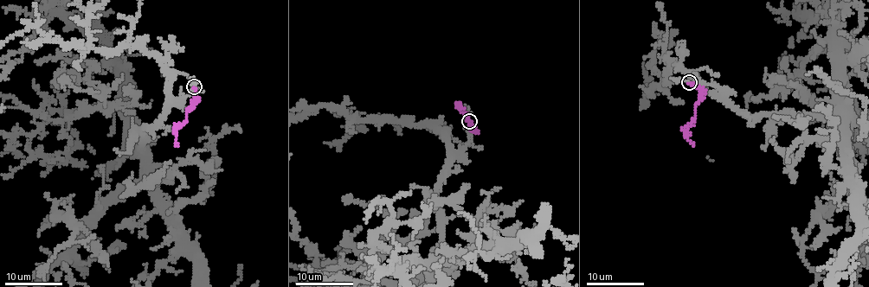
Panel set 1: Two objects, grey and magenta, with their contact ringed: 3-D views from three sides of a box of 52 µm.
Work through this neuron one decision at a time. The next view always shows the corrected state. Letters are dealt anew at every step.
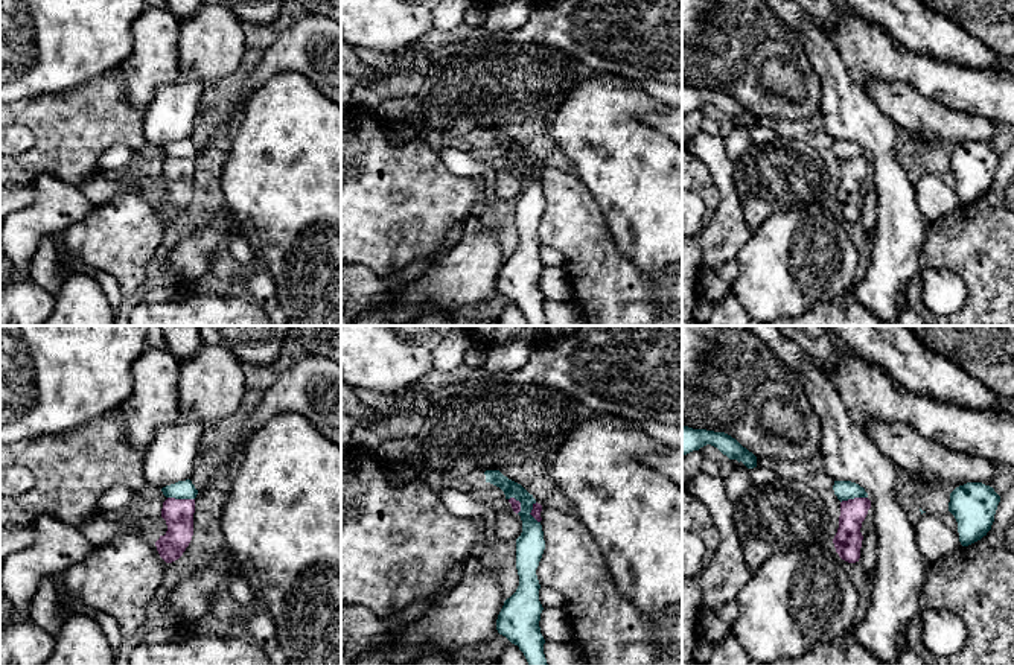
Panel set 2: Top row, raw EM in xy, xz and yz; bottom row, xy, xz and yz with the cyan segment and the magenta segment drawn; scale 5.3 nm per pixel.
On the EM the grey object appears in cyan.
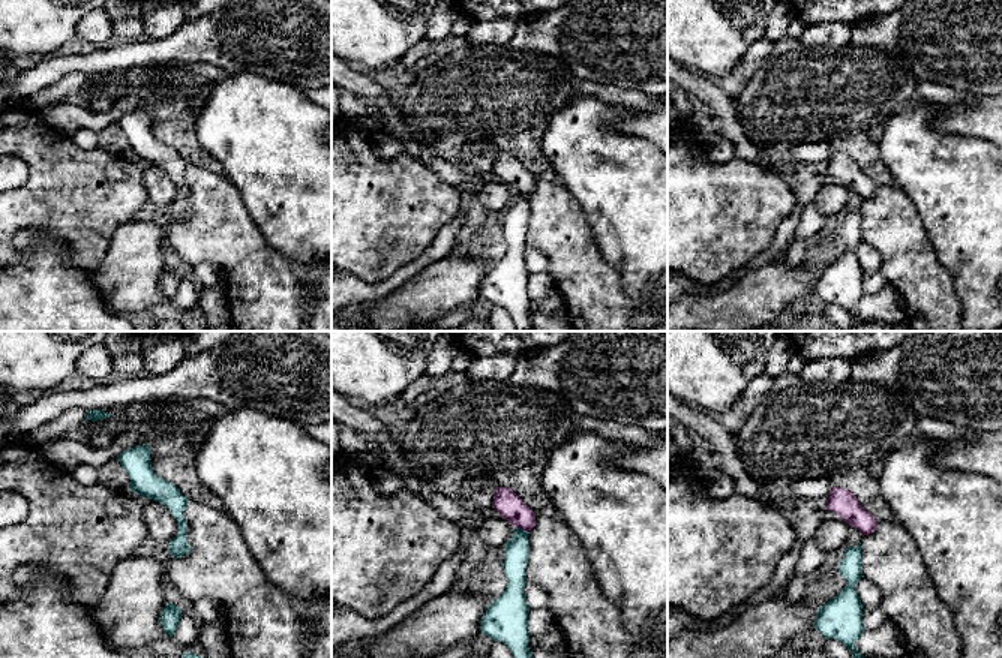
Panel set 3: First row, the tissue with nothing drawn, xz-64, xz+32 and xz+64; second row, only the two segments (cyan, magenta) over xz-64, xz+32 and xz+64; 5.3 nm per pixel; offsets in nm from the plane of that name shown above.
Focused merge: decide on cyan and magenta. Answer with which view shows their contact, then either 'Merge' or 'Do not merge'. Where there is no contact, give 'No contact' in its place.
Touches cyan in xy. Do not merge

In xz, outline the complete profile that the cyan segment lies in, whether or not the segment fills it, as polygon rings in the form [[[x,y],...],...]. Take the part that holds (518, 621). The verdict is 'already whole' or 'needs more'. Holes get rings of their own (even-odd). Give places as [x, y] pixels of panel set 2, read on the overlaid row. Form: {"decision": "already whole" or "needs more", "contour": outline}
{"decision": "already whole", "contour": [[[486,470],[486,482],[499,487],[505,499],[515,498],[521,502],[518,513],[522,520],[522,533],[516,539],[516,569],[519,586],[504,601],[496,619],[496,630],[524,653],[528,665],[548,665],[544,654],[545,639],[539,621],[544,610],[539,601],[539,580],[536,569],[545,549],[544,531],[530,513],[536,499],[521,484],[509,479],[499,470]]]}

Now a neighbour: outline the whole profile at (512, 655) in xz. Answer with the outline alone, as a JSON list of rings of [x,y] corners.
[[[510,644],[505,647],[502,654],[498,657],[498,663],[499,665],[528,665],[524,653],[515,644]]]

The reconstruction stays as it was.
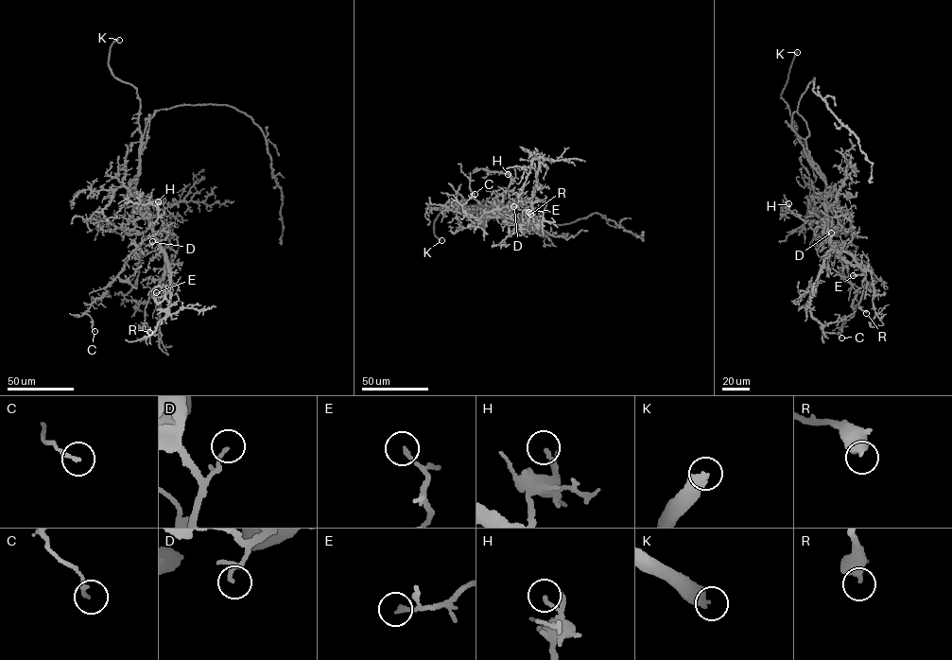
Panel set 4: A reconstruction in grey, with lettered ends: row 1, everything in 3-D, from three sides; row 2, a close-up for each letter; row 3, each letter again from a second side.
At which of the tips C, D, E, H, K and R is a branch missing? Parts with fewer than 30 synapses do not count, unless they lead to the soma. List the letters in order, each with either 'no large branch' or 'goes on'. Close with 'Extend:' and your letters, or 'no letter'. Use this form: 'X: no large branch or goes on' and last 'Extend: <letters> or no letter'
C: no large branch
D: no large branch
E: no large branch
H: no large branch
K: goes on
R: no large branch
Extend: K

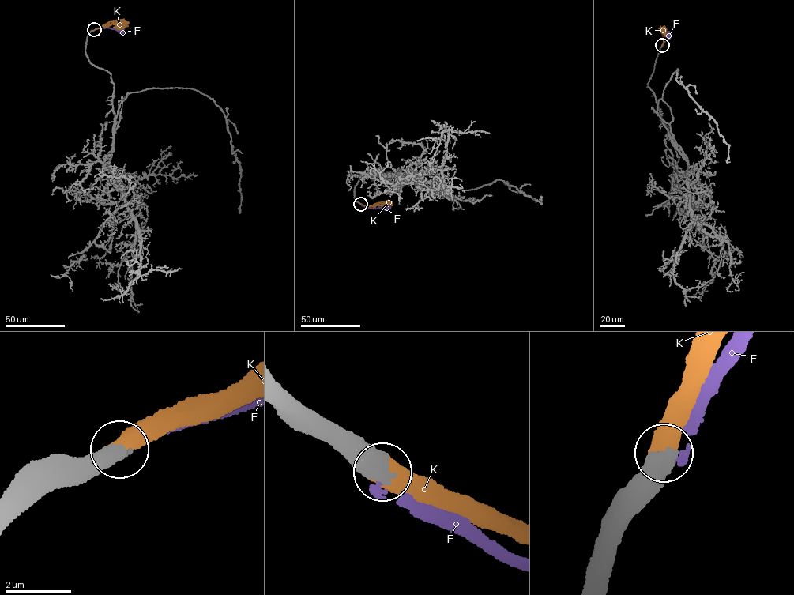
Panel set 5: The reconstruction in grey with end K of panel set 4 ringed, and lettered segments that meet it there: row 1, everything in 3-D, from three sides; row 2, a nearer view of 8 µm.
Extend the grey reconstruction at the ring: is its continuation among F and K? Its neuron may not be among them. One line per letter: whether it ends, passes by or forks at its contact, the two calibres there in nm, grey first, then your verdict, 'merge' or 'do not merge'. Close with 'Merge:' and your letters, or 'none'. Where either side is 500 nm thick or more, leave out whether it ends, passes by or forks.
F: calibres 600 and 180 nm; do not merge
K: calibres 650 and 550 nm; merge
Merge: K

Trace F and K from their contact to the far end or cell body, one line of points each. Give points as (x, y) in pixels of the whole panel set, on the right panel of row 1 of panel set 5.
F: (662, 46), (667, 35)
K: (662, 46), (665, 36), (664, 30)

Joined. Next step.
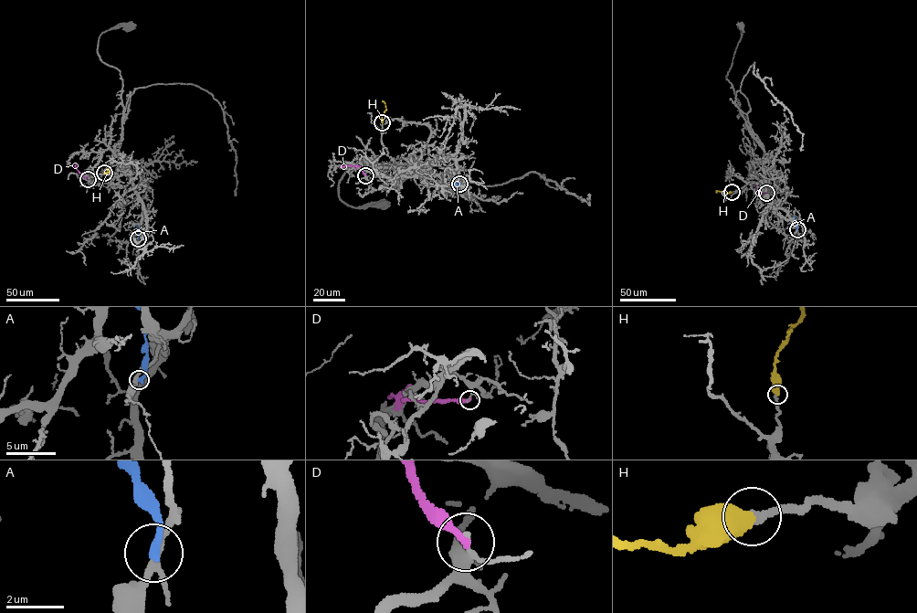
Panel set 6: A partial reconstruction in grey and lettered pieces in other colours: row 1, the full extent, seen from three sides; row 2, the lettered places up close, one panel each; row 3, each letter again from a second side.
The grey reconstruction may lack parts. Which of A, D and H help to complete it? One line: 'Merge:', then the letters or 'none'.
Merge: H

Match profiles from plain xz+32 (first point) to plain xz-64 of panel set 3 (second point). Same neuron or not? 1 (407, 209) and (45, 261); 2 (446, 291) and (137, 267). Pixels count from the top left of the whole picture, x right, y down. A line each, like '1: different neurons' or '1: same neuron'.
1: different neurons
2: same neuron

